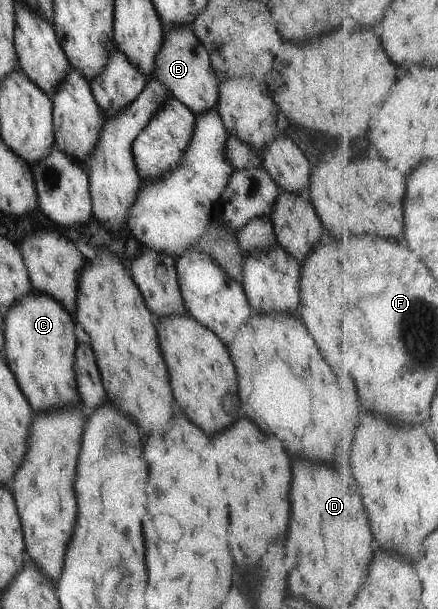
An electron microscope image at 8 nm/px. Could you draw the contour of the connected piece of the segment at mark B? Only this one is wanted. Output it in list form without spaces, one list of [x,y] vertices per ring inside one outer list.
[[[191,25],[172,26],[169,29],[162,27],[162,30],[164,41],[162,41],[161,49],[158,50],[155,56],[152,78],[156,79],[164,89],[168,90],[168,94],[172,98],[181,102],[195,115],[200,115],[208,109],[215,108],[216,99],[218,98],[217,86],[220,80],[218,80],[218,76],[212,70],[208,53],[202,43],[196,38]]]

